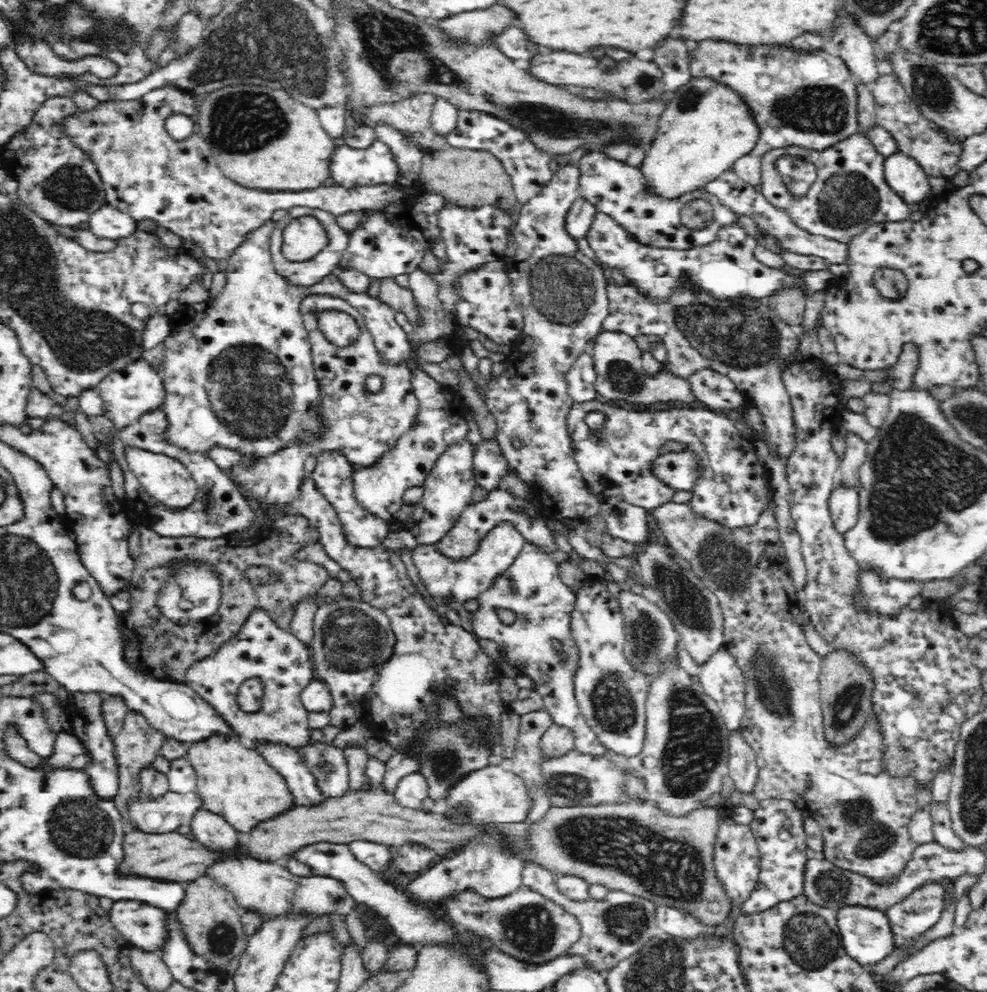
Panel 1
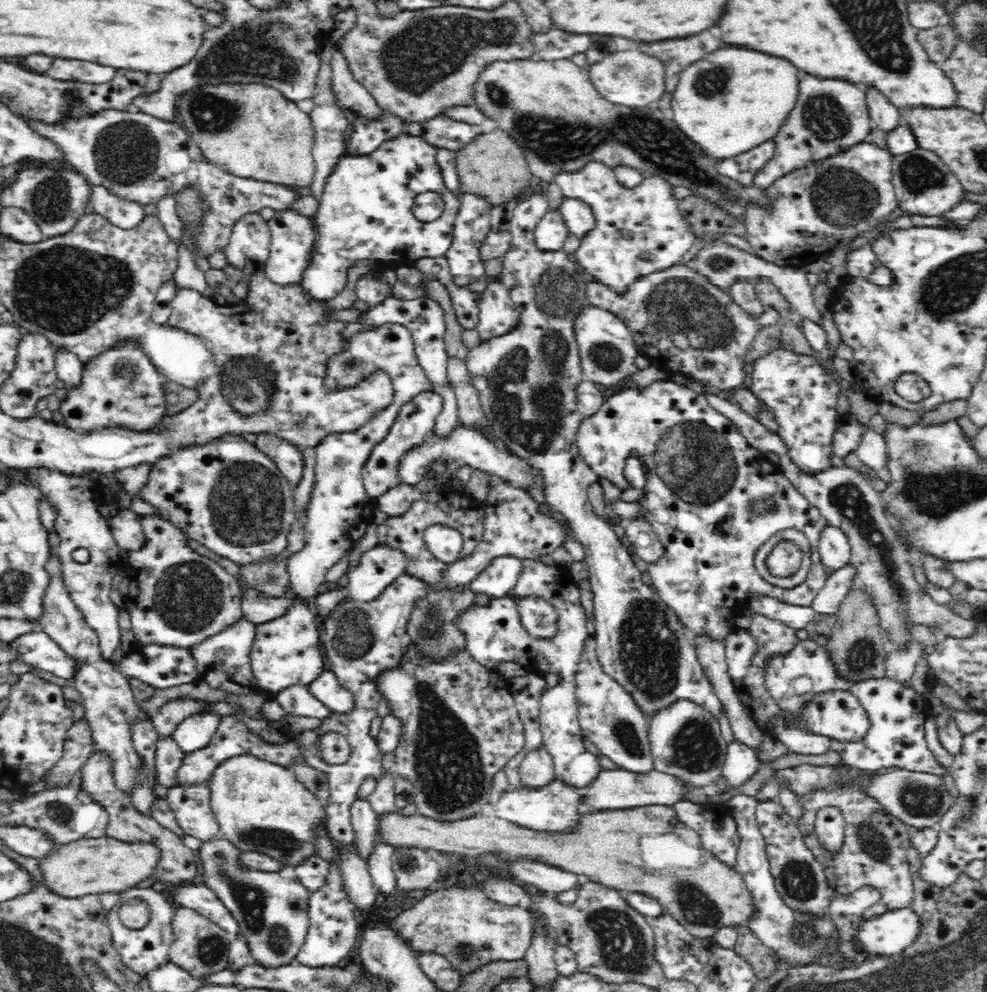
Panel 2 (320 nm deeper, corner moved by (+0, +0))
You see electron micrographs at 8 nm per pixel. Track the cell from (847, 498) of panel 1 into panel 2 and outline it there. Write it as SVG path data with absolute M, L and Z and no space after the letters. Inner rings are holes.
M829 524L824 527L817 546L828 574L842 568L850 561L852 547L848 535L842 531L842 527L830 526Z

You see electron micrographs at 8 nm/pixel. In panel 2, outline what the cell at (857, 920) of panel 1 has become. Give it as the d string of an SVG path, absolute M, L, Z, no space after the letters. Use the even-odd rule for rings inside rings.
M906 907L862 918L854 940L857 950L878 954L882 959L904 952L918 936L918 915Z

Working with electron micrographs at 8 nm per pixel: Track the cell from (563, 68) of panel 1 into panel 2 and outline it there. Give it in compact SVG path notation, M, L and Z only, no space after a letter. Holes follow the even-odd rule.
M638 50L614 52L606 56L604 60L590 64L586 69L587 76L596 92L601 94L607 102L630 108L656 106L658 100L666 92L666 75L671 71L669 64L656 60L652 56L646 56Z

